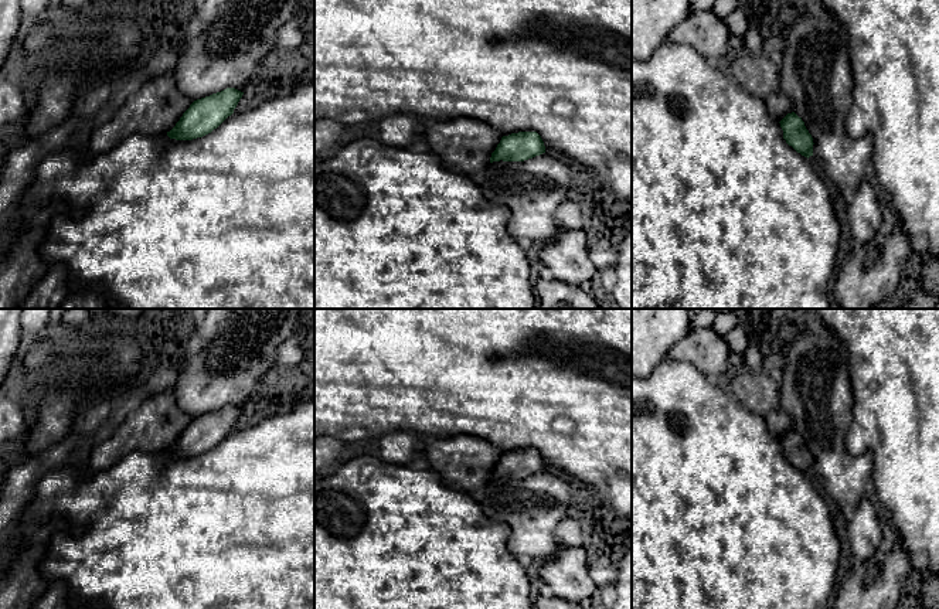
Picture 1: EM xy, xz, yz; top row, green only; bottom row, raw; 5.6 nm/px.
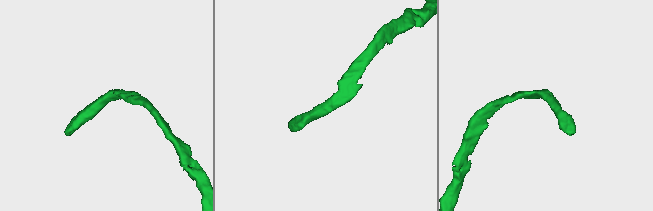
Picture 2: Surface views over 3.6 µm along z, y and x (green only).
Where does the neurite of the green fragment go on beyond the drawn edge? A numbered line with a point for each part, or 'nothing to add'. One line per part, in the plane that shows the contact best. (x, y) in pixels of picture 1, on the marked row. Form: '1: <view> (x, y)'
1: xy (156, 106)

